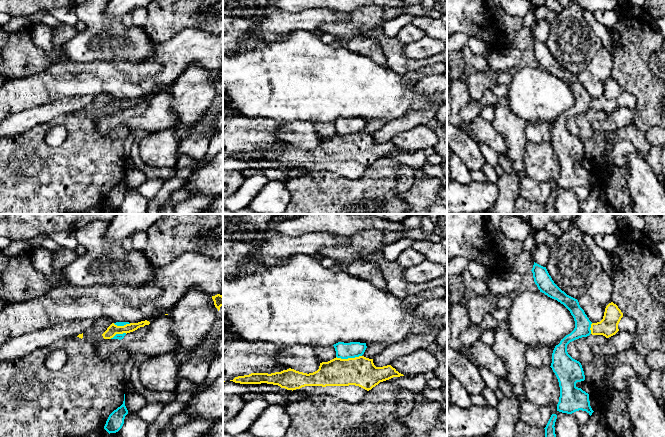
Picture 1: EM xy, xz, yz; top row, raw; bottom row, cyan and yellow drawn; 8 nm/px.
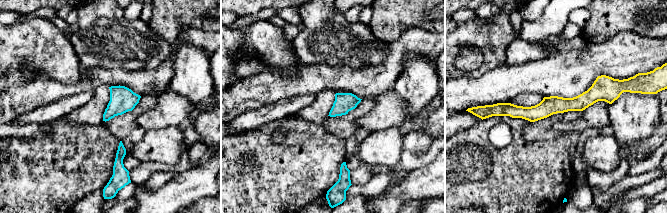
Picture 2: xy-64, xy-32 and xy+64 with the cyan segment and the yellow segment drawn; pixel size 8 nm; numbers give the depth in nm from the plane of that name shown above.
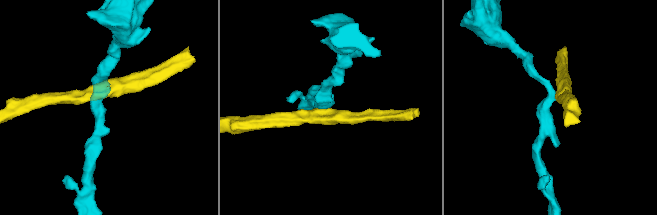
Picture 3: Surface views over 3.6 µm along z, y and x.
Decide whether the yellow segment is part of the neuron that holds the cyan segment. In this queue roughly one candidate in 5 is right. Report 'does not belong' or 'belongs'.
does not belong

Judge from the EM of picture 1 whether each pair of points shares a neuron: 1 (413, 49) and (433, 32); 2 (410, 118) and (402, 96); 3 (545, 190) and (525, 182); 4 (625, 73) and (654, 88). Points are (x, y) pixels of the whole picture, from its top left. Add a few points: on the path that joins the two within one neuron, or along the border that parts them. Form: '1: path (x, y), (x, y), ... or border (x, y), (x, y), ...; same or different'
1: border (426, 35), (436, 39); different
2: border (431, 109), (410, 110), (387, 122); different
3: path (540, 190), (533, 190), (530, 187); same
4: path (632, 73), (647, 88); same

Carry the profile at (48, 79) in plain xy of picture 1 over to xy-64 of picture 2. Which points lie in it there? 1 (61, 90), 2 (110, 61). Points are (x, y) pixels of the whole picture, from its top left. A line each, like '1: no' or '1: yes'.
1: yes
2: no

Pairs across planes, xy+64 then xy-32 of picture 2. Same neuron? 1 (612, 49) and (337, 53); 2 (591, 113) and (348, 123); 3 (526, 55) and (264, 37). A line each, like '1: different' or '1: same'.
1: different
2: different
3: different

